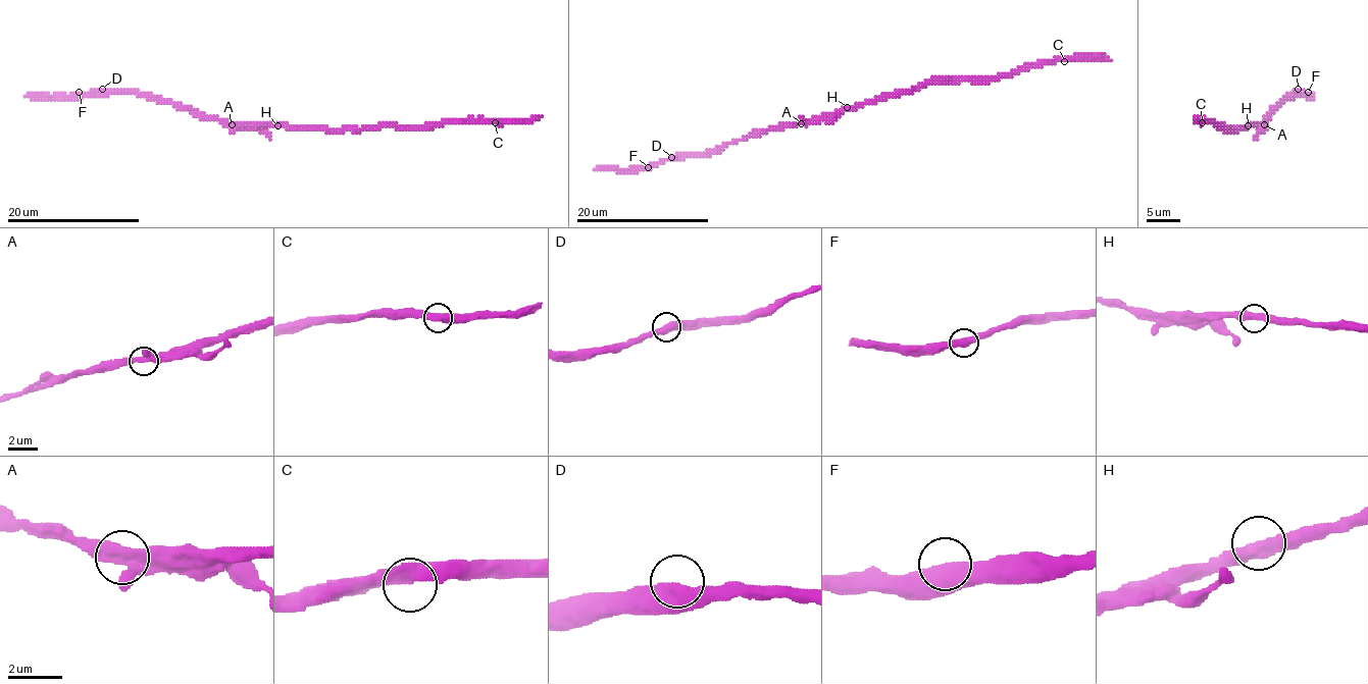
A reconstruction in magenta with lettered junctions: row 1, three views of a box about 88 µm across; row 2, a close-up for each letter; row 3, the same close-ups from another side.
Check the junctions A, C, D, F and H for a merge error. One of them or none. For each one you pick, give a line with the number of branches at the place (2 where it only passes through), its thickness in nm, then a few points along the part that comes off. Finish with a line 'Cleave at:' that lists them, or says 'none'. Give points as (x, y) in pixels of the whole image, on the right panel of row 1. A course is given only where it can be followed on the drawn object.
Cleave at: none

